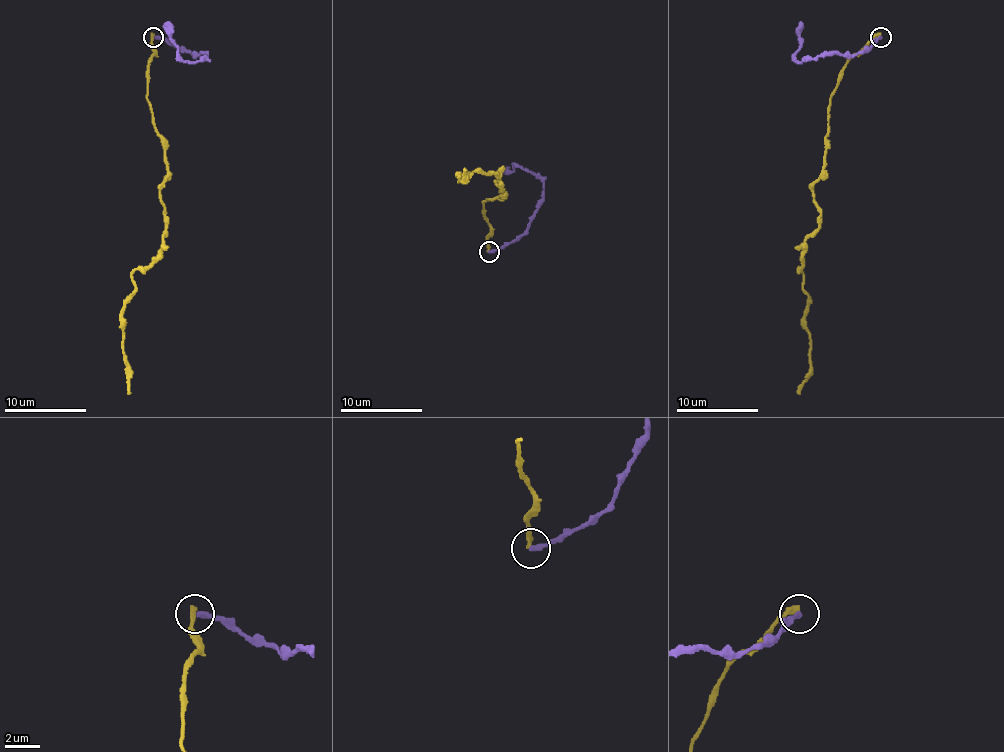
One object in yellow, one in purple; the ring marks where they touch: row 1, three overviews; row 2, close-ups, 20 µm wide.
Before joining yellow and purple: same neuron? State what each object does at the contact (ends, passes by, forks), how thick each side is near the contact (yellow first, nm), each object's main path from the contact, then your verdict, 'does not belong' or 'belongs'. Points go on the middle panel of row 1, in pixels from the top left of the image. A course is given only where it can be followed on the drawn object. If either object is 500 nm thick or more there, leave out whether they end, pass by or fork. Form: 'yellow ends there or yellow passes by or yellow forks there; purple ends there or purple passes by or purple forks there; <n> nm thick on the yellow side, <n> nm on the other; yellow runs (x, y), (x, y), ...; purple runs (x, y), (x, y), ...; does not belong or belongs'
yellow ends there; purple ends there; 320 nm thick on the yellow side, 320 nm on the other; yellow runs (489, 251), (483, 202), (504, 192), (497, 177), (483, 171), (459, 175), (459, 182), (465, 167); purple runs (489, 251), (506, 247), (528, 226), (540, 200), (542, 184), (520, 167), (510, 171), (502, 169); does not belong

